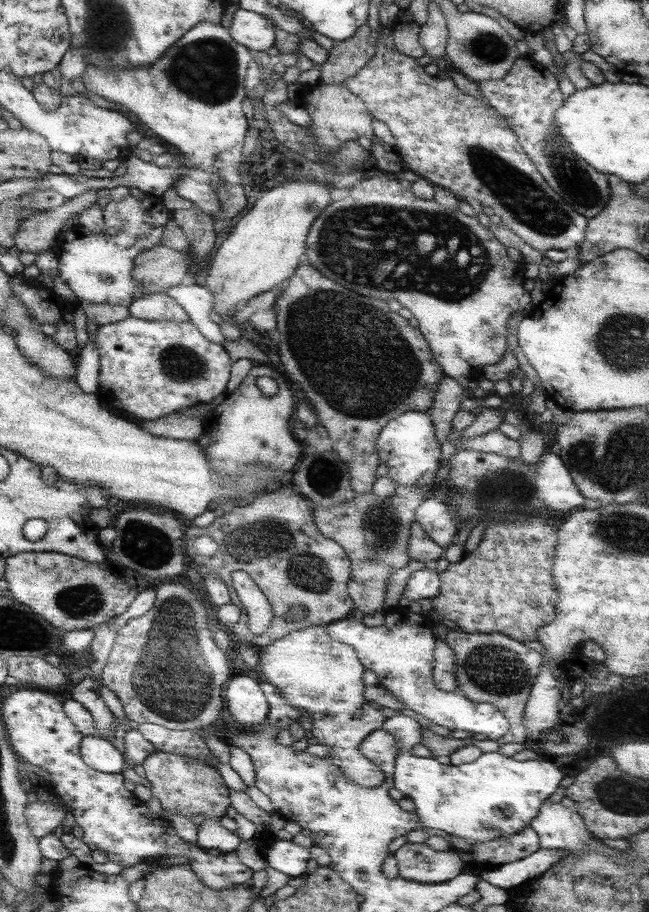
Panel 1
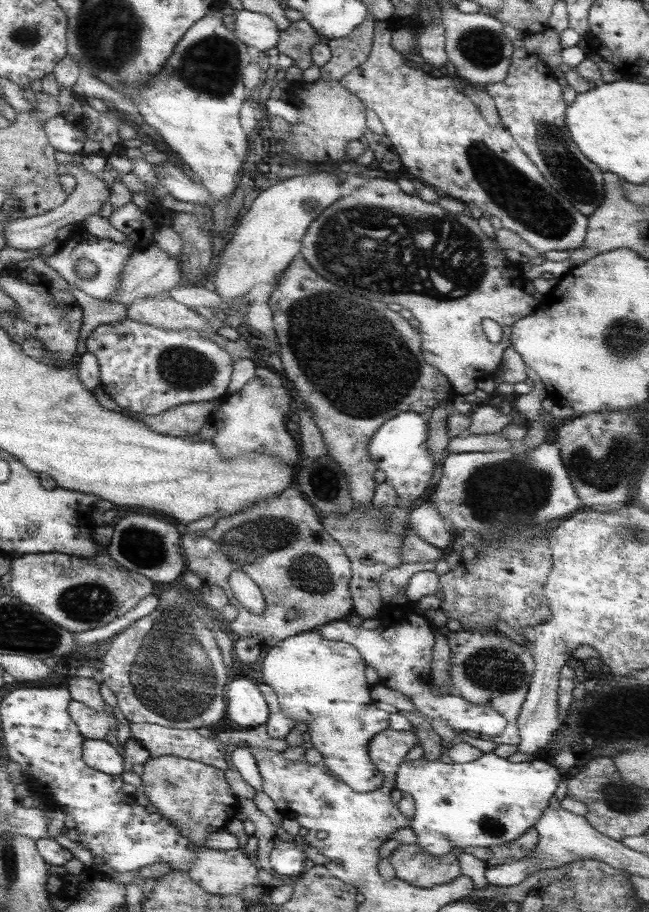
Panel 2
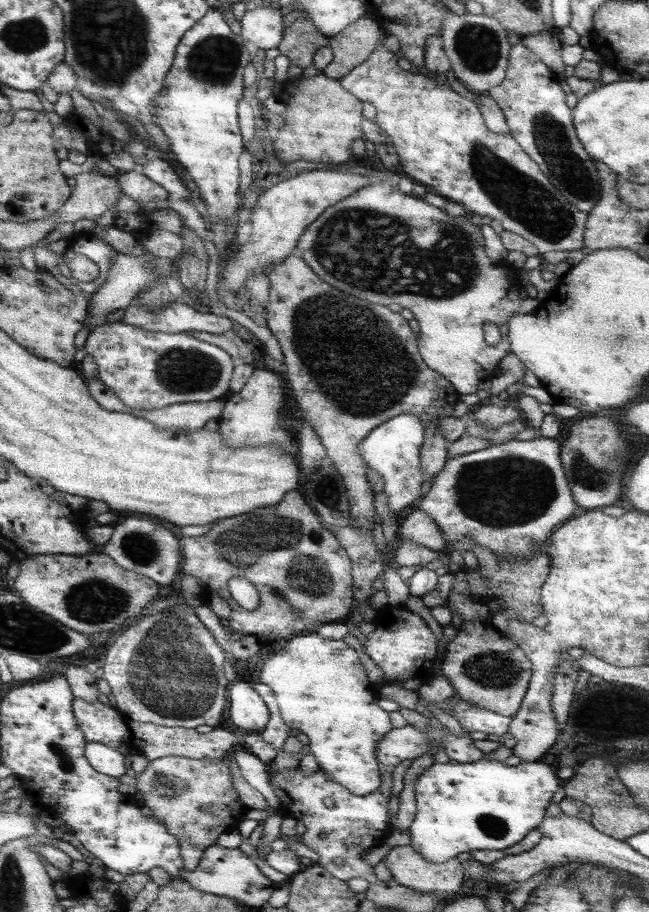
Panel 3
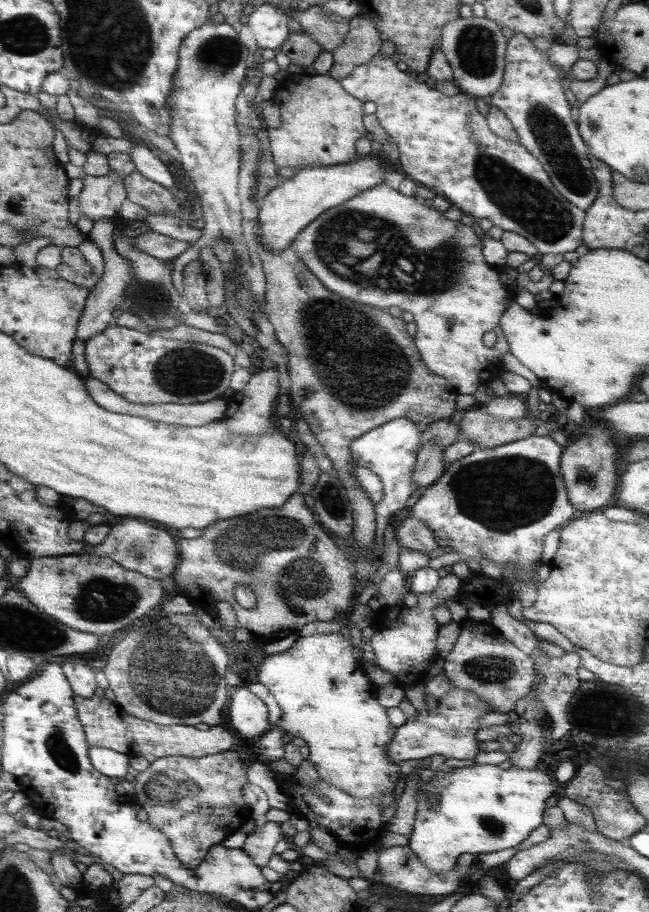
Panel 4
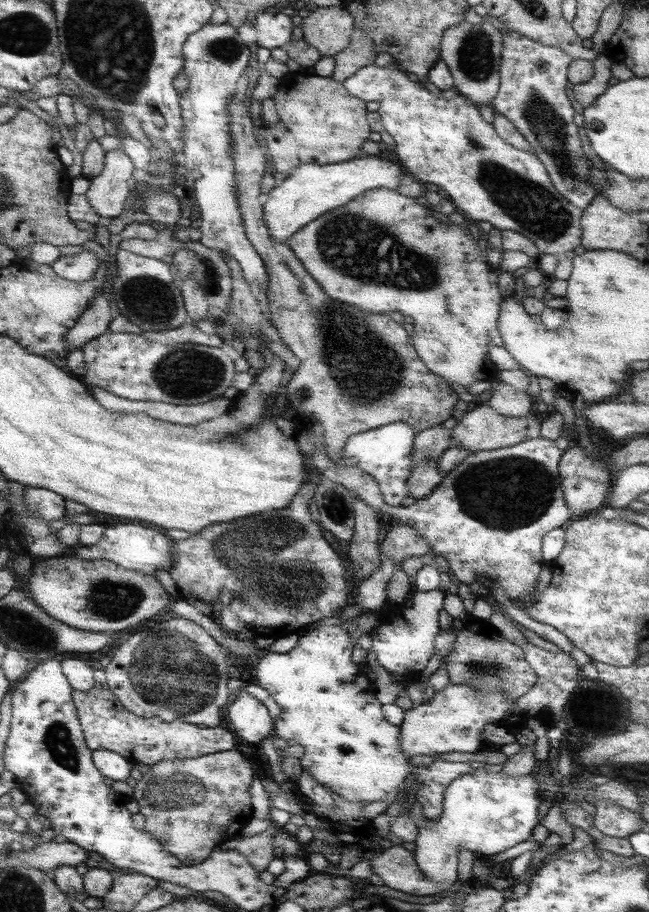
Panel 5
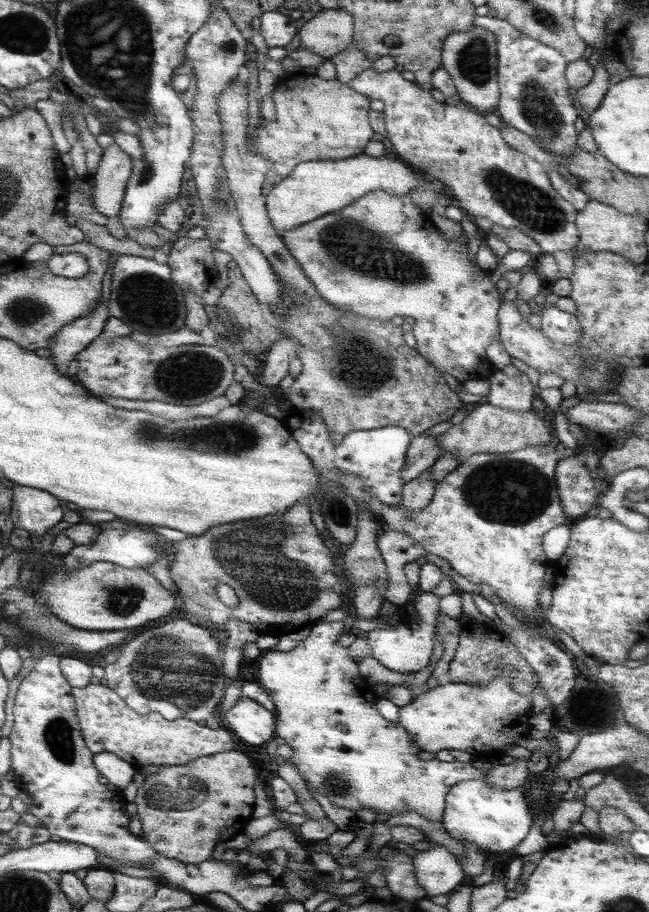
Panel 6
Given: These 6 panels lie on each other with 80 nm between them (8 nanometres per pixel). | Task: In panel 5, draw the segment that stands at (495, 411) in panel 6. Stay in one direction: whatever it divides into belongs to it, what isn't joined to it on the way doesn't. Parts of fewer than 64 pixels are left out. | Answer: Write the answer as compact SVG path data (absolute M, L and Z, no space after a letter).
M482 403L465 413L450 429L450 447L458 446L469 453L507 448L532 438L539 438L539 427L540 422L530 413L522 417L508 417L497 414L489 405Z

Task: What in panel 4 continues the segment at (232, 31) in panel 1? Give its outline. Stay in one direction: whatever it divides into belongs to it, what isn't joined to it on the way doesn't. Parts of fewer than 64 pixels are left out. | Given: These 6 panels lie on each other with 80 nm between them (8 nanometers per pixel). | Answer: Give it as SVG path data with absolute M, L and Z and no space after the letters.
M263 3L254 6L245 26L252 33L257 48L277 51L289 34L287 20L279 6Z

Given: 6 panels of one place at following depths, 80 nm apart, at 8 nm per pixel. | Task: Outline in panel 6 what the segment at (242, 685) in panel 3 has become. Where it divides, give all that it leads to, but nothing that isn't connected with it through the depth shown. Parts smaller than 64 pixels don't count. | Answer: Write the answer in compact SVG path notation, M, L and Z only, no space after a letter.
M239 698L224 712L226 729L237 740L250 746L269 745L275 741L274 713L255 700Z

